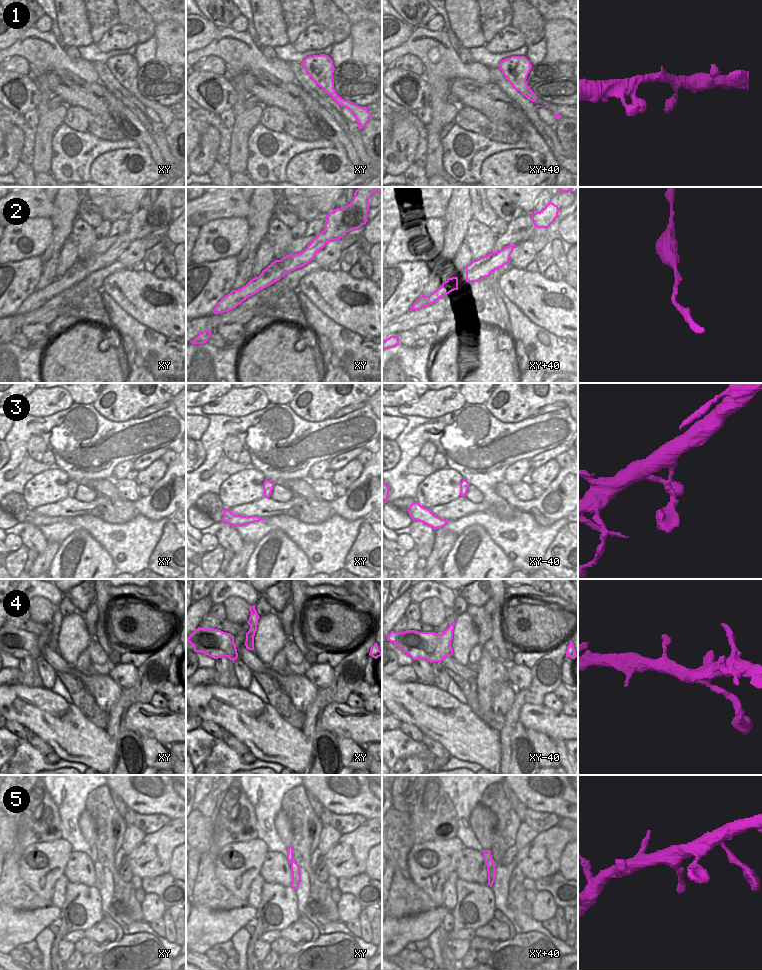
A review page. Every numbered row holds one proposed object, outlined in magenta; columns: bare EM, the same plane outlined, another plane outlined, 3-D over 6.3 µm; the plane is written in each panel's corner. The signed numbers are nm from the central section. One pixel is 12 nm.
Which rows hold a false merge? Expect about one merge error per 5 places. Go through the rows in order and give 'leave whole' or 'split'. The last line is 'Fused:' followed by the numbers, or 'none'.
1: leave whole
2: leave whole
3: leave whole
4: leave whole
5: leave whole
Fused: none

